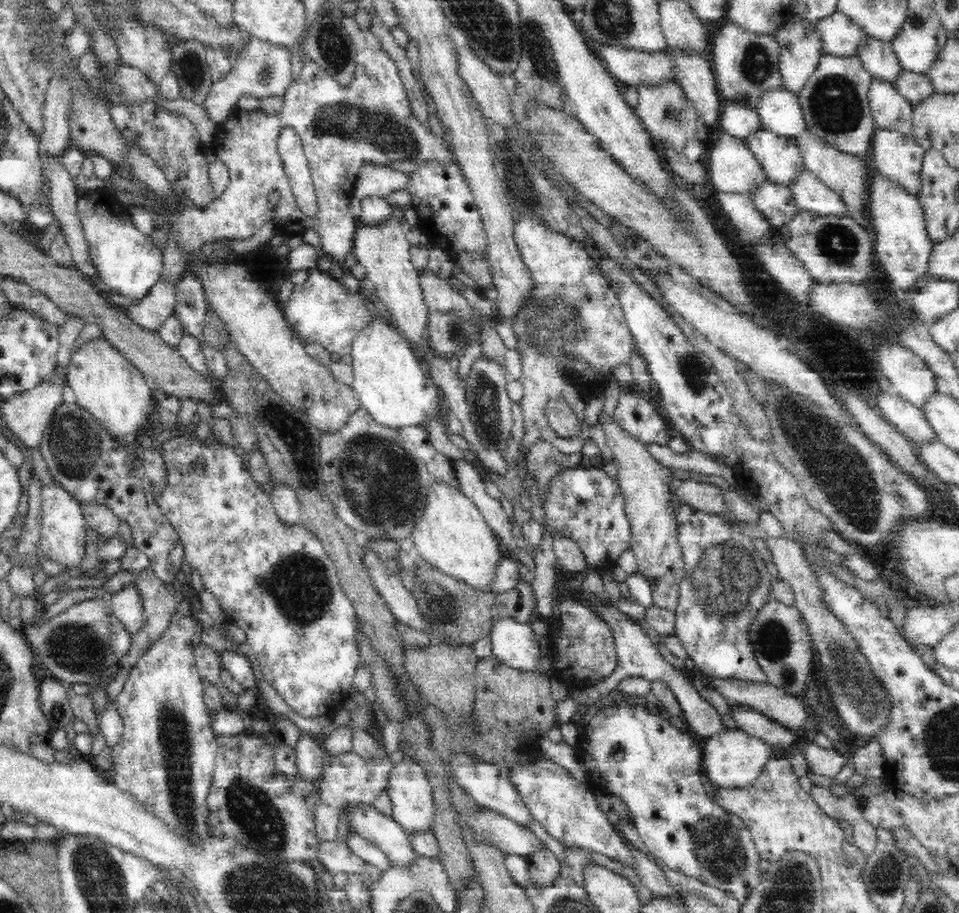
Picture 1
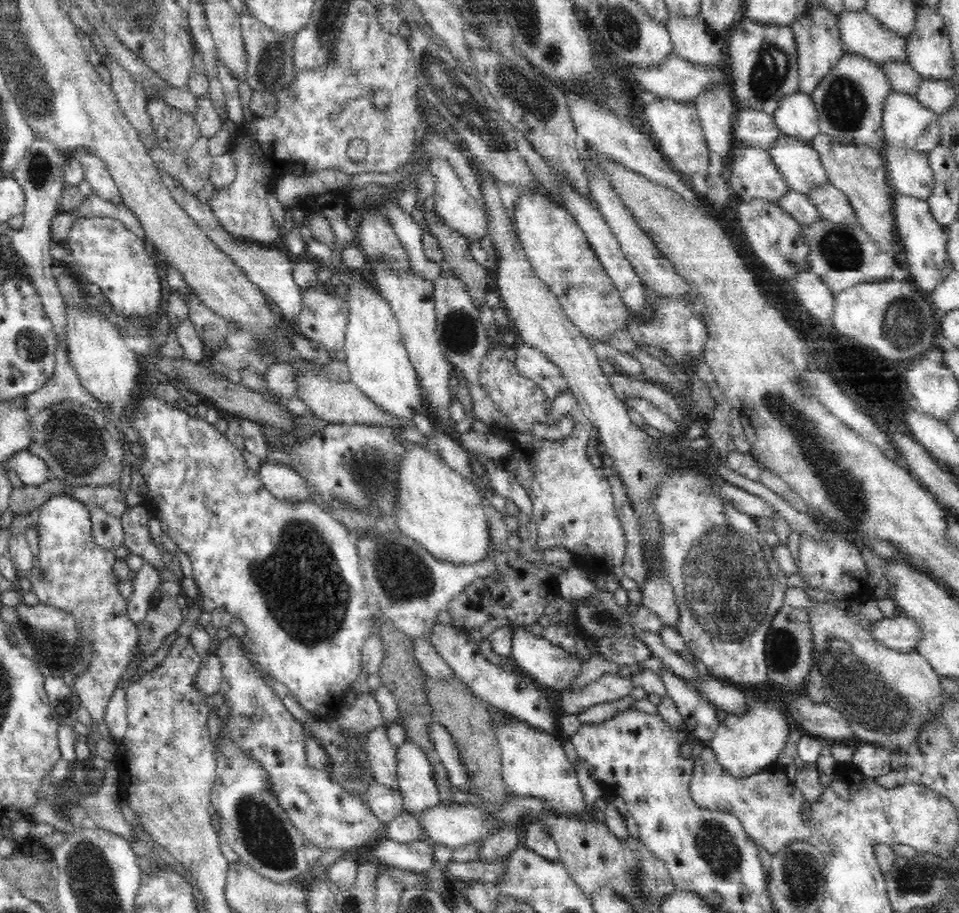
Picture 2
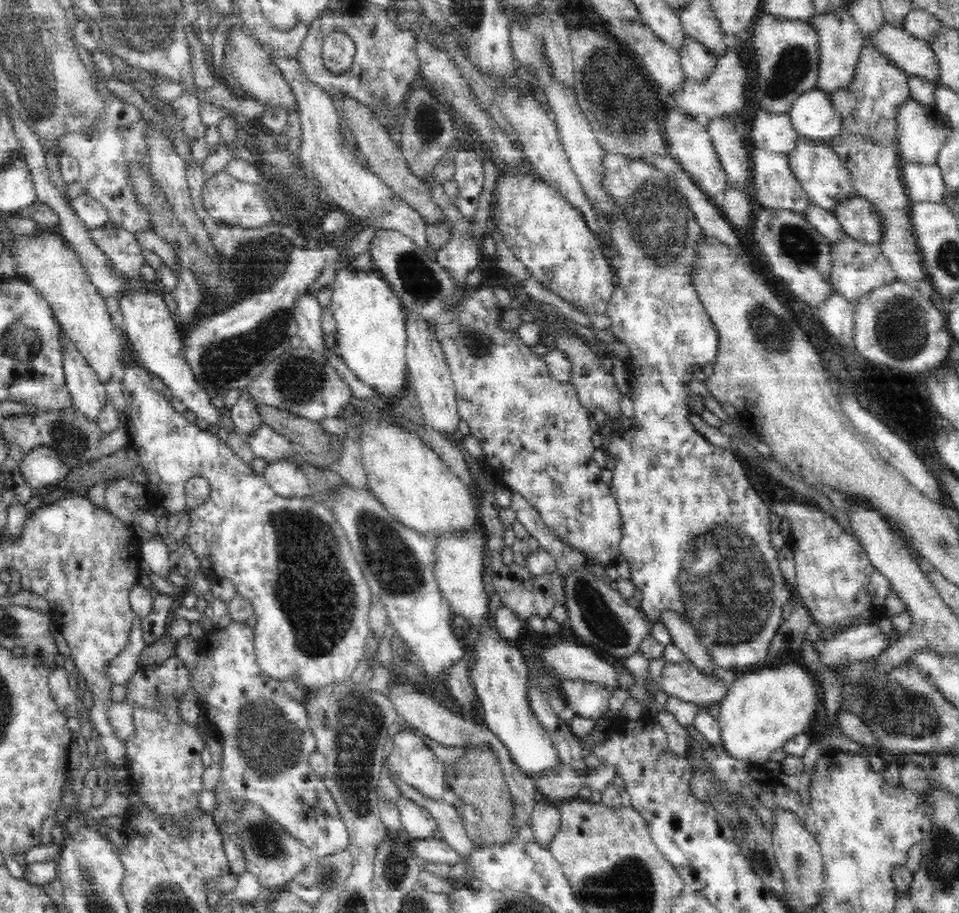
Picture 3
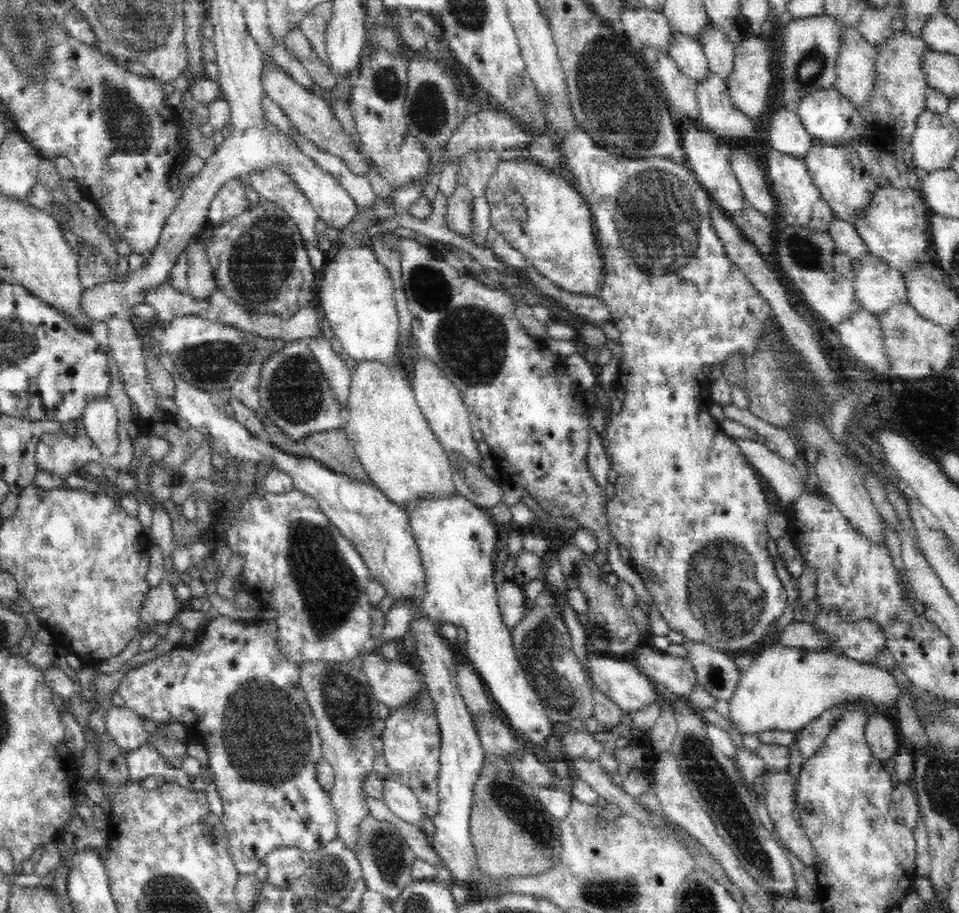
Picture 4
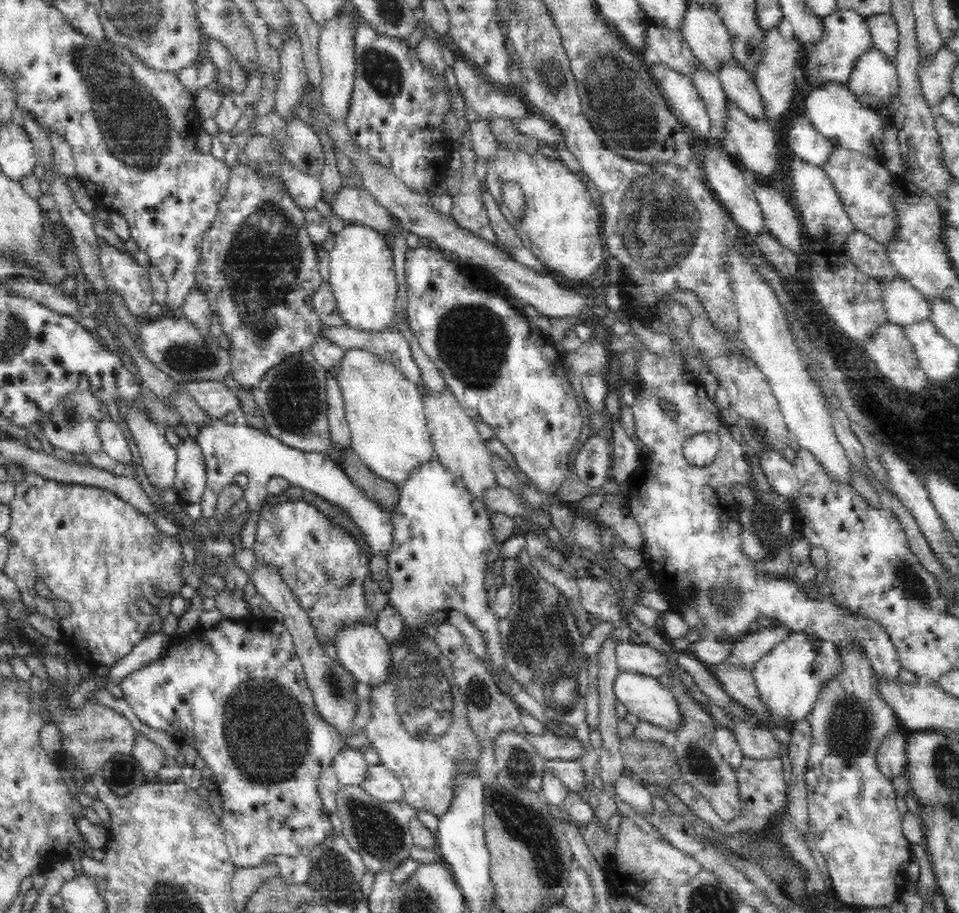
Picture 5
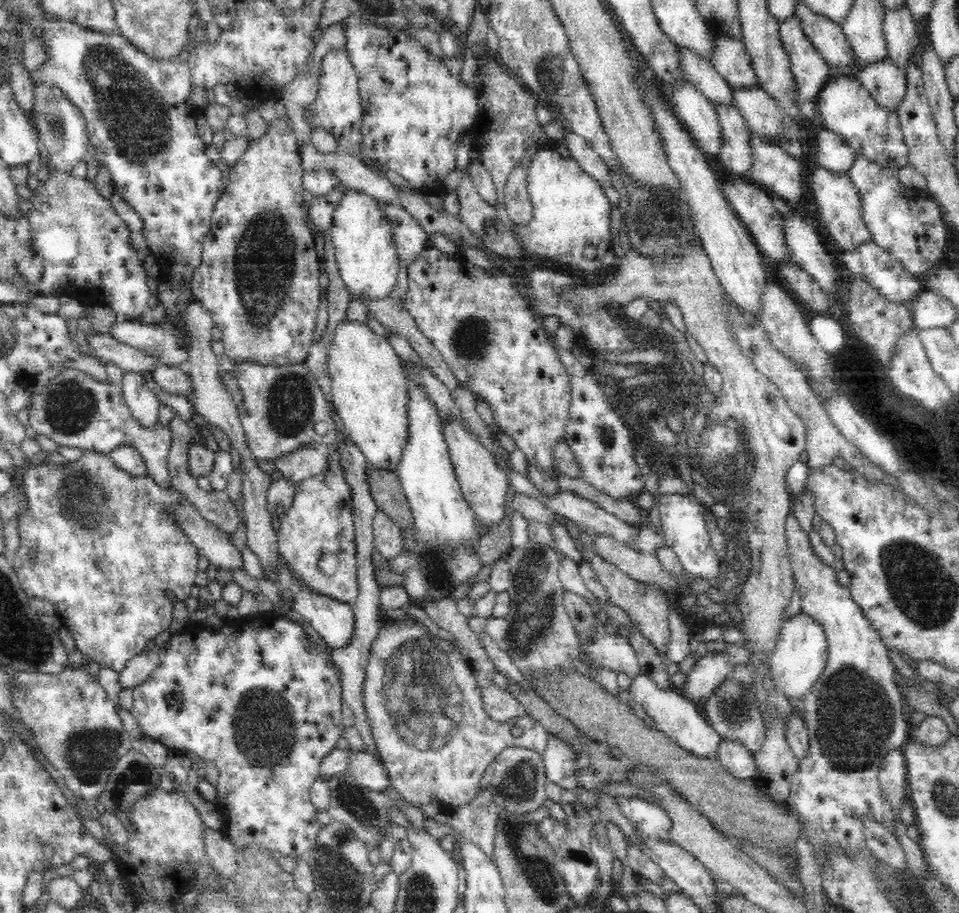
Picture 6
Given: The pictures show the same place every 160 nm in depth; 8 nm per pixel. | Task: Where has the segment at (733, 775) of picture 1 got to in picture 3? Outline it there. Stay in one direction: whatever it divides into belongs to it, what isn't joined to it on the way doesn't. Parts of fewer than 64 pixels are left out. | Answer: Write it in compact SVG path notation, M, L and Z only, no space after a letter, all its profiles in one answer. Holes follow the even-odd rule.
M788 664L784 668L766 668L758 672L752 672L738 676L730 685L730 692L726 700L720 706L720 716L717 718L719 725L719 744L734 761L744 764L764 764L770 760L770 756L784 749L788 740L796 734L808 730L808 723L813 722L816 704L821 698L821 690L815 685L814 680L808 675L803 665Z

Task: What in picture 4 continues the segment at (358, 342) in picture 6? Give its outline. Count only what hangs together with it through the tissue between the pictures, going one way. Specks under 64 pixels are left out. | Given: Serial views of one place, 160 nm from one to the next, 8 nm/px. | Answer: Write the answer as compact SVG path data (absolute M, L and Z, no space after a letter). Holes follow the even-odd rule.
M362 363L352 375L347 405L349 421L344 429L362 463L364 473L368 475L369 482L380 489L406 517L415 515L419 506L426 501L451 501L459 495L448 466L447 452L442 449L422 416L401 364Z

